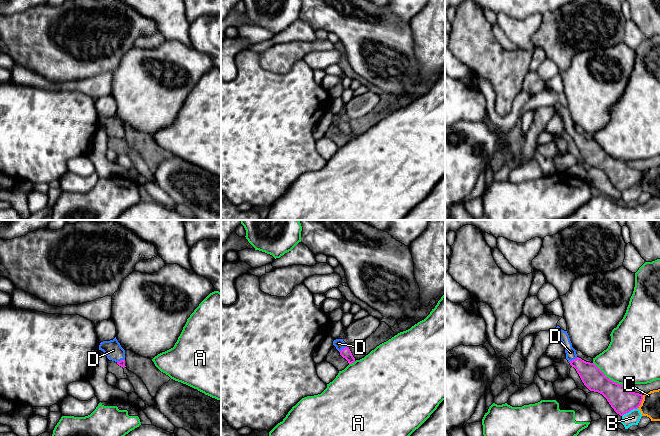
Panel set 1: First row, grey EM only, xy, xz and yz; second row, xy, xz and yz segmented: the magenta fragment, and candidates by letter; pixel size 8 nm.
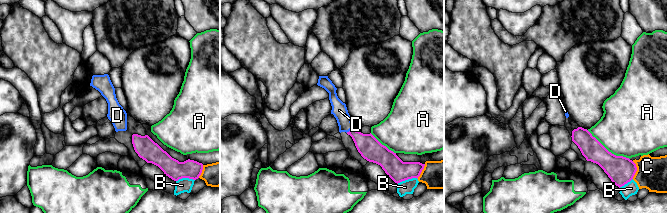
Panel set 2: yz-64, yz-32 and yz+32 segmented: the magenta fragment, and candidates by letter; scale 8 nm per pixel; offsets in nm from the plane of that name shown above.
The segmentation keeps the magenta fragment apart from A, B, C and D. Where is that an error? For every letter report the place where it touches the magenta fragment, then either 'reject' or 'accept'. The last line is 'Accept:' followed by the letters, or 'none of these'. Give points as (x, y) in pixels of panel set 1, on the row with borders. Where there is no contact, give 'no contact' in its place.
A: yz (608, 378) | reject
B: yz (629, 411) | reject
C: yz (641, 401) | reject
D: xz (343, 348) | accept
Accept: D

